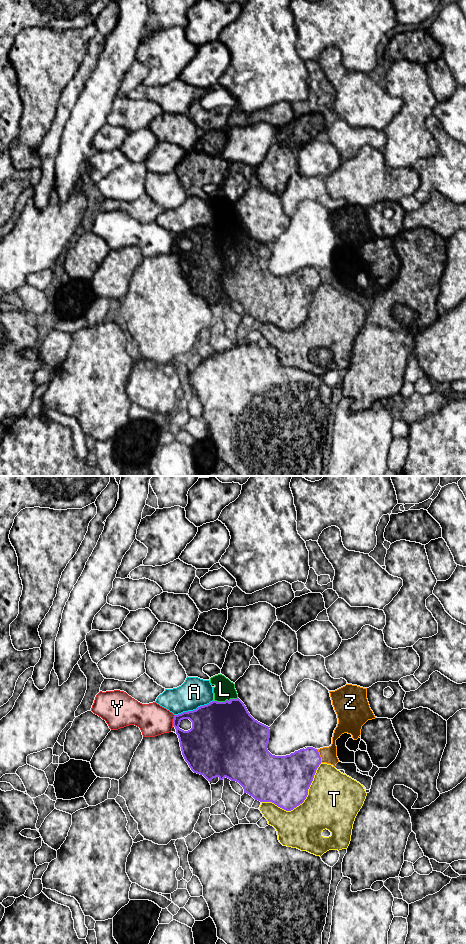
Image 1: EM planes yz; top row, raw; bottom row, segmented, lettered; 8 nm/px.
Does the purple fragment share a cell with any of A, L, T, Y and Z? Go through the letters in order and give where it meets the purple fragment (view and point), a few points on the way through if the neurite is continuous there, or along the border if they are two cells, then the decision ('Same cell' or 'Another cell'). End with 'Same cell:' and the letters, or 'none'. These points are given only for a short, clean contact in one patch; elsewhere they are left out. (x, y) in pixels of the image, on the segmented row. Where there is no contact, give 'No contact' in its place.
A: Touches purple at yz (194, 710). Another cell
L: Touches purple at yz (226, 700). Same cell
T: Touches purple at yz (301, 803). Another cell
Y: Touches purple at yz (173, 720). Another cell
Z: Touches purple at yz (319, 756). Another cell
Same cell: L

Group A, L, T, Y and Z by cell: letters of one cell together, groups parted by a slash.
A / L / T / Y / Z

